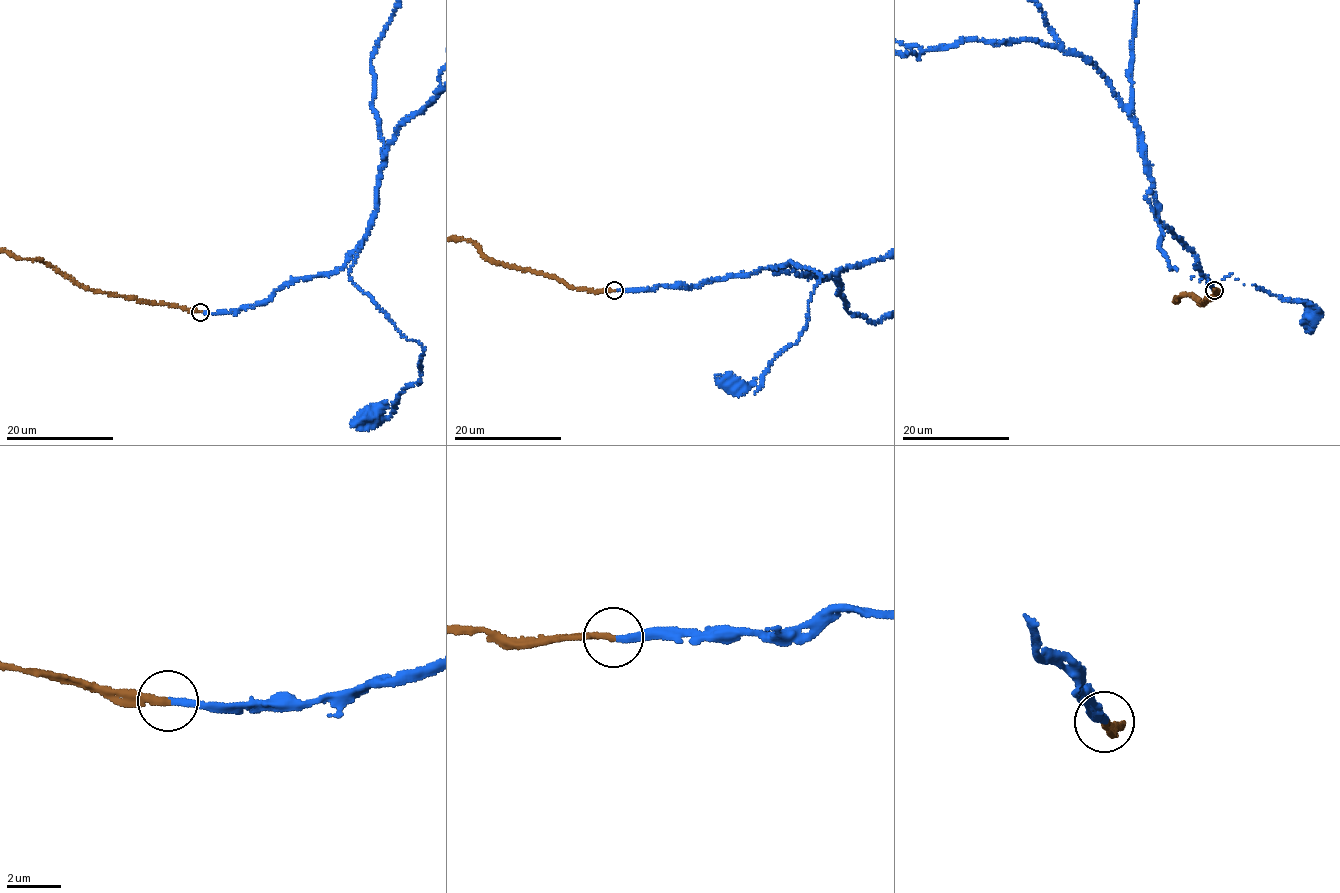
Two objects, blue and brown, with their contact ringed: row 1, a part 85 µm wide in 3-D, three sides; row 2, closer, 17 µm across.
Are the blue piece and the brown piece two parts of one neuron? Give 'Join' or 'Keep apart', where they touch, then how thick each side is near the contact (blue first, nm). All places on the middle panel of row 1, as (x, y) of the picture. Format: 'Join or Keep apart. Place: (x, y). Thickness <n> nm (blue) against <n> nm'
Join. Place: (614, 290). Thickness 240 nm (blue) against 280 nm

